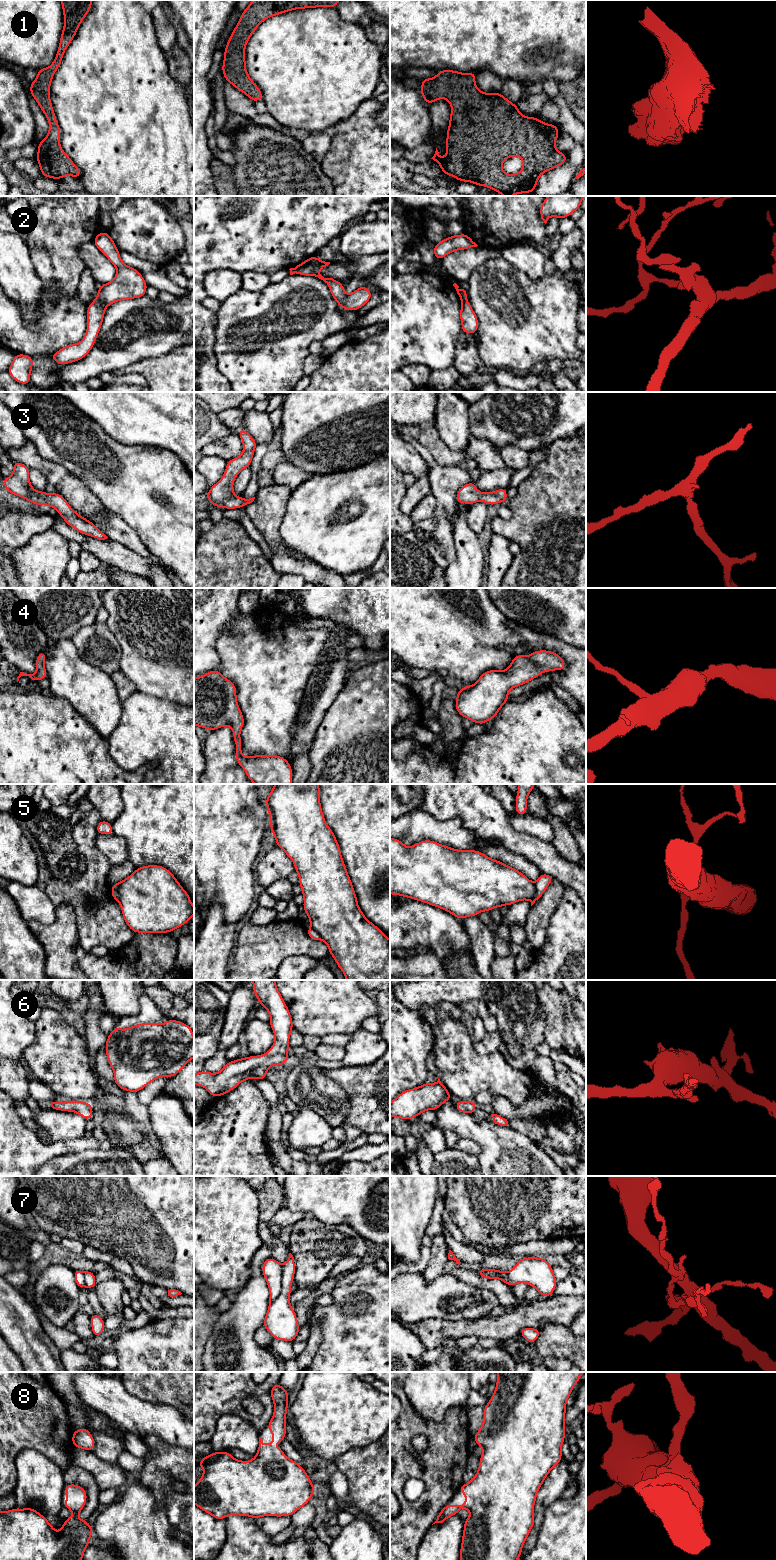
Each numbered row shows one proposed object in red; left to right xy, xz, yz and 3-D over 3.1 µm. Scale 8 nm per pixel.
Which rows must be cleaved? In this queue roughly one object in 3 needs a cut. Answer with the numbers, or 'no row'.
2, 5, 7

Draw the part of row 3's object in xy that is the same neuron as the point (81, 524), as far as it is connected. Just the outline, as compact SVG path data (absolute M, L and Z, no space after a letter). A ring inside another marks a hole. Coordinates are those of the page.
M13 461L12 475L8 478L3 478L1 483L7 489L8 493L26 499L32 505L45 504L48 507L55 508L64 522L79 533L90 535L99 540L108 538L93 522L77 514L76 511L70 507L66 499L59 493L48 494L44 491L34 490L30 483L29 471L30 469L25 464Z

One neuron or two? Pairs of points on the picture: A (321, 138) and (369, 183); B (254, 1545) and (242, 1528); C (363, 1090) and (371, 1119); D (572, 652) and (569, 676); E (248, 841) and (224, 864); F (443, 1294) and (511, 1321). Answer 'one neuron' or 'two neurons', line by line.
A: two neurons
B: one neuron
C: one neuron
D: one neuron
E: one neuron
F: two neurons

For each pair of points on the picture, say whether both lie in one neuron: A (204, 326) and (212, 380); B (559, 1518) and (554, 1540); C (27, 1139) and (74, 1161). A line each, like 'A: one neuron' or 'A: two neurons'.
A: one neuron
B: one neuron
C: two neurons

